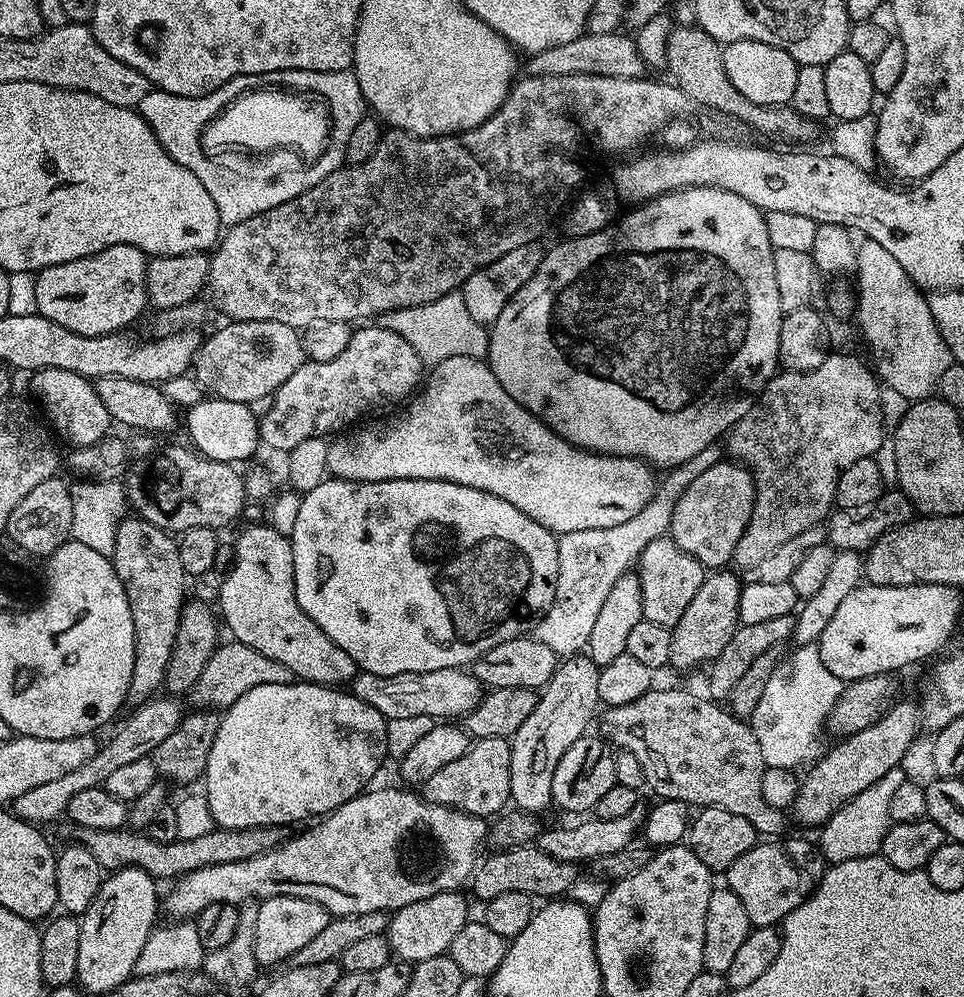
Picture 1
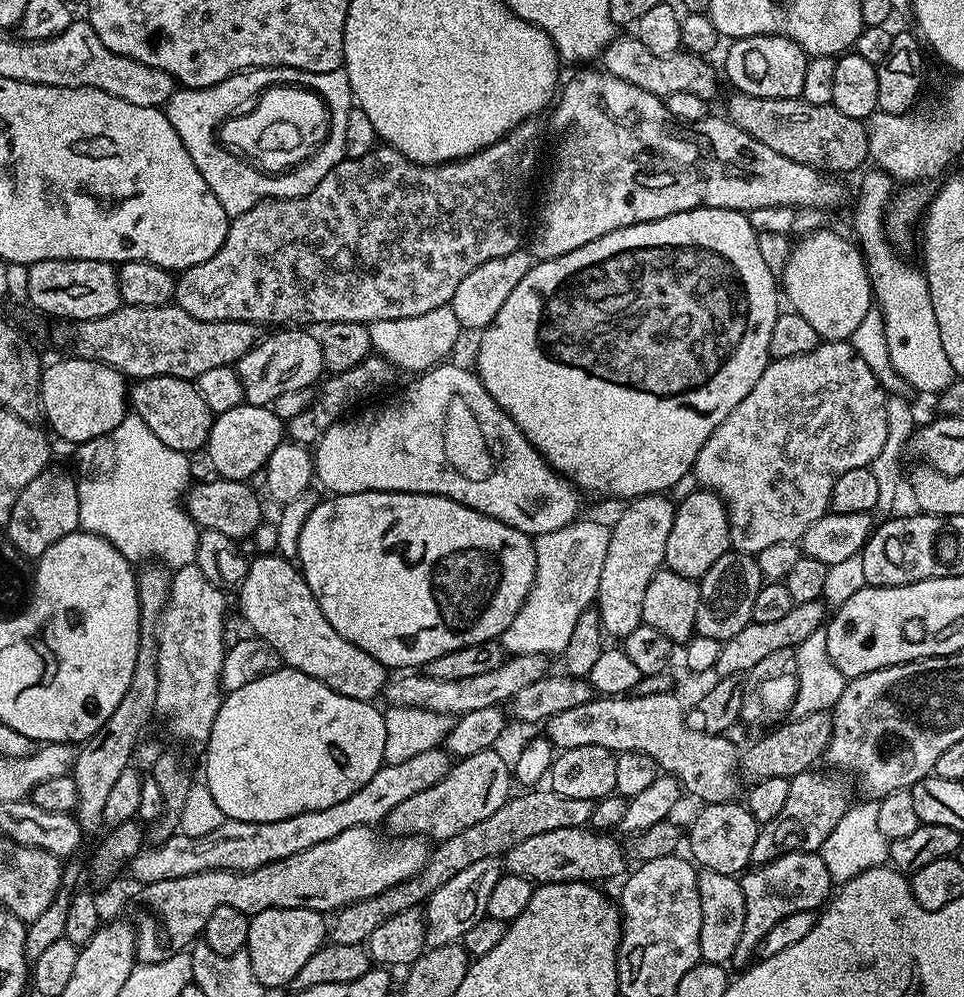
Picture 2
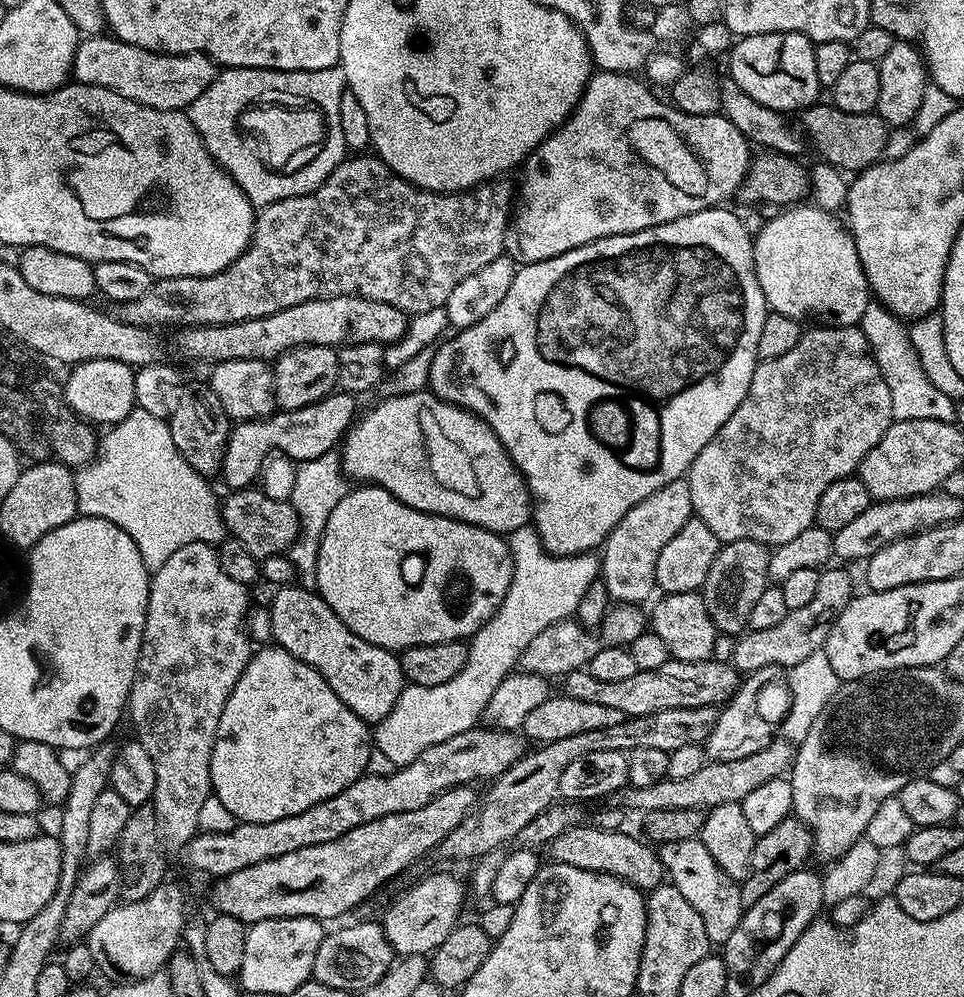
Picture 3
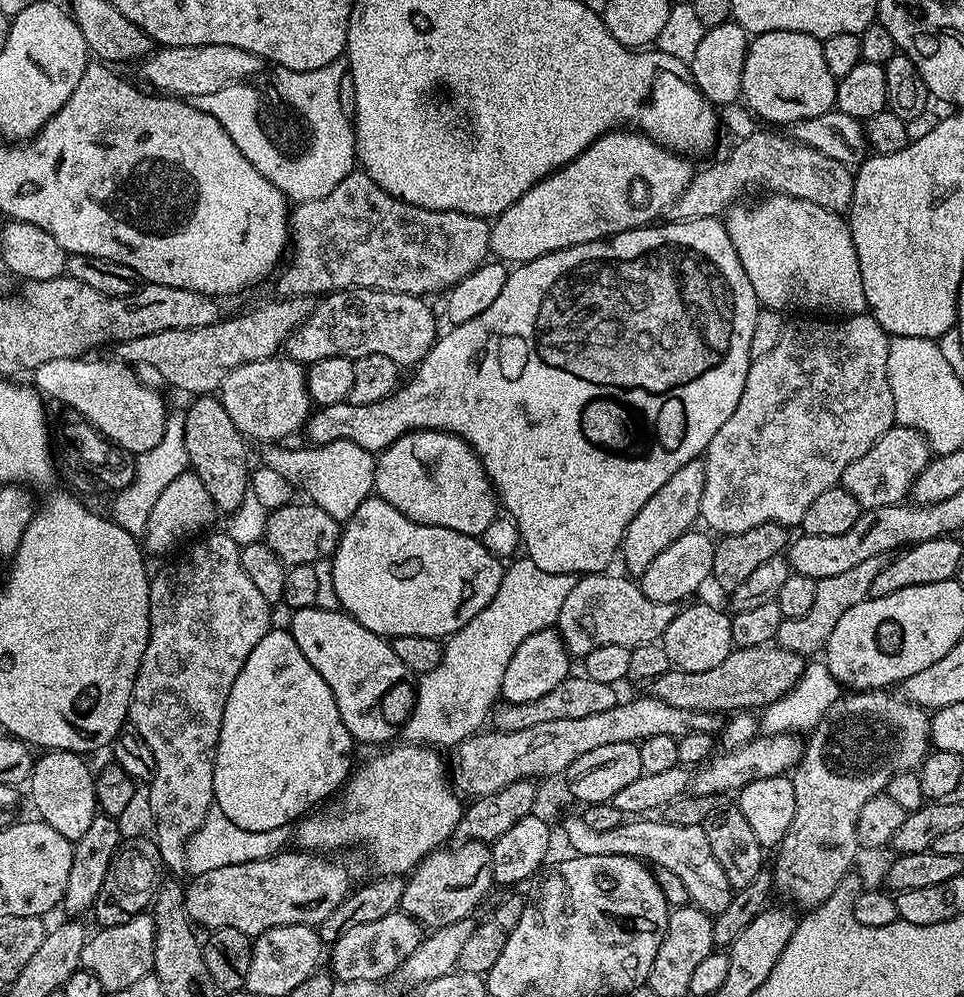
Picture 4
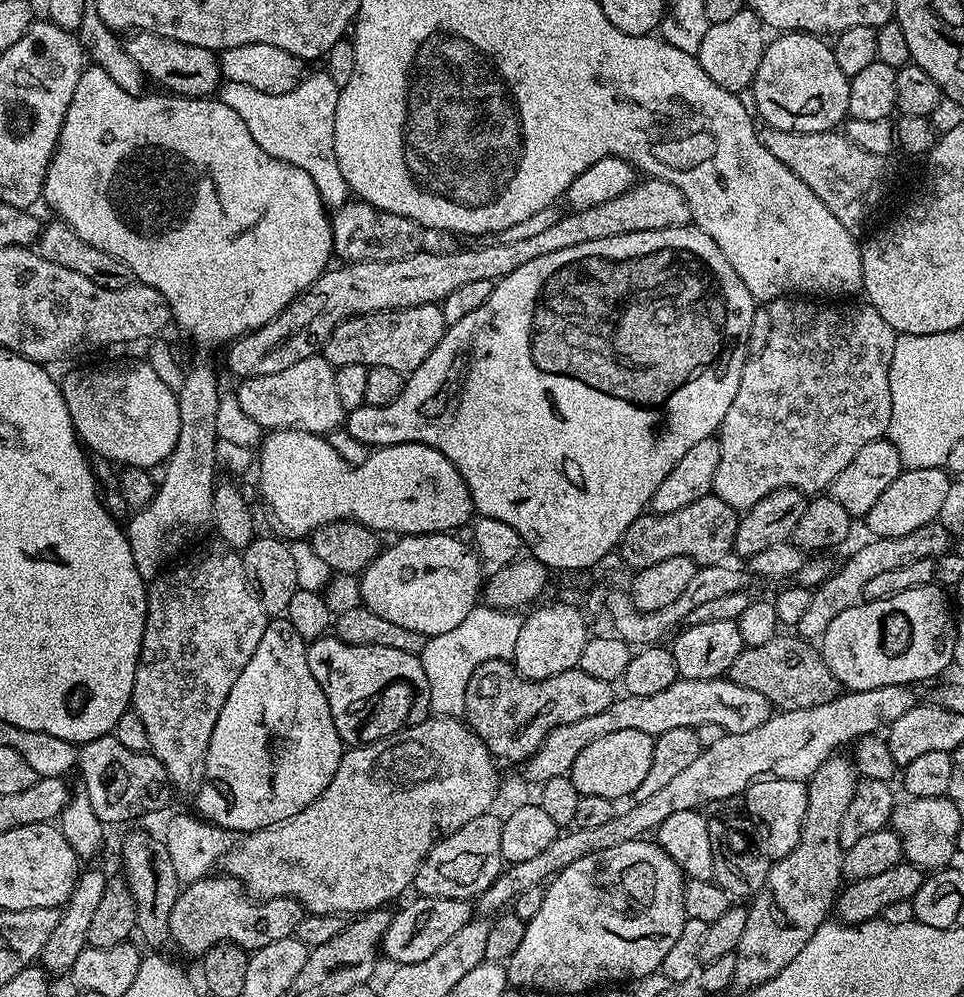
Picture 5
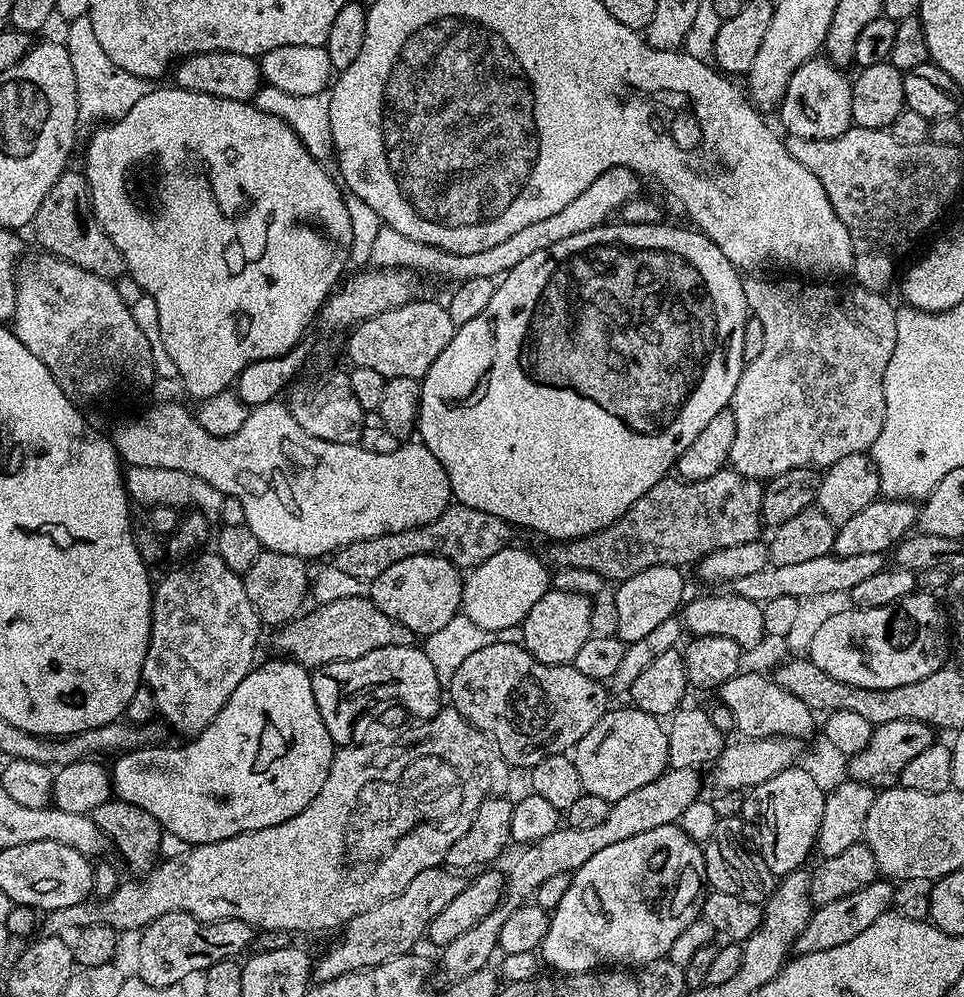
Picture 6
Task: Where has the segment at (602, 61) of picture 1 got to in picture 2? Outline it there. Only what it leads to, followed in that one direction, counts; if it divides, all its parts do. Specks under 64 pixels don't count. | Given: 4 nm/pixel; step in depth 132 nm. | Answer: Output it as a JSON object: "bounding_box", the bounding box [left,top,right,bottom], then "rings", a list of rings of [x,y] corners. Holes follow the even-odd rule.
{"bounding_box":[602,35,720,102],"rings":[[[621,35],[612,41],[602,53],[603,71],[614,74],[614,78],[622,78],[622,82],[630,82],[630,86],[638,86],[658,97],[670,94],[698,94],[698,98],[712,102],[720,92],[720,84],[716,81],[716,72],[707,64],[703,55],[679,50],[670,54],[654,54],[649,47],[631,35]]]}

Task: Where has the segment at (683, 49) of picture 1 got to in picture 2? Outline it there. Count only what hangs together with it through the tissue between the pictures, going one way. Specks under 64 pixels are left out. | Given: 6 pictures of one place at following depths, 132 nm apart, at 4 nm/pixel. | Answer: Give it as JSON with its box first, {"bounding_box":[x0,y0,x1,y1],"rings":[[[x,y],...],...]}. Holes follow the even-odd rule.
{"bounding_box":[727,91,868,174],"rings":[[[733,91],[728,100],[727,119],[746,130],[762,146],[770,146],[774,154],[790,158],[820,172],[841,174],[863,169],[868,160],[868,130],[863,120],[855,120],[832,104],[814,106],[802,98],[758,98],[745,92]]]}

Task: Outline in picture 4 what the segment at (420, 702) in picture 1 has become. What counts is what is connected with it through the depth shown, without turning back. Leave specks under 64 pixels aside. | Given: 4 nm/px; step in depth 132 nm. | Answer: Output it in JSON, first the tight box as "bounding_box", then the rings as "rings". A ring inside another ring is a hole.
{"bounding_box":[555,572,677,657],"rings":[[[594,572],[579,577],[570,590],[570,595],[566,597],[566,602],[562,602],[562,610],[558,614],[555,627],[573,657],[588,656],[590,650],[598,650],[598,646],[613,644],[634,649],[643,644],[657,643],[663,637],[666,626],[674,622],[677,605],[650,602],[650,598],[642,594],[635,579],[627,575],[608,575]]]}

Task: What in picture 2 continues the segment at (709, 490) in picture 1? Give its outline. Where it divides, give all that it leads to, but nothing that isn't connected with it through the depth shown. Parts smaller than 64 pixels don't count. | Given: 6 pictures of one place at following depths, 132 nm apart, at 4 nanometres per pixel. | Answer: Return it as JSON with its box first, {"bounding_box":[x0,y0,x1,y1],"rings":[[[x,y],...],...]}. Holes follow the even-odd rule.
{"bounding_box":[664,490,731,581],"rings":[[[697,490],[676,504],[674,526],[670,526],[670,538],[666,538],[664,567],[674,574],[682,574],[682,578],[699,581],[731,548],[730,522],[723,498],[714,492]]]}

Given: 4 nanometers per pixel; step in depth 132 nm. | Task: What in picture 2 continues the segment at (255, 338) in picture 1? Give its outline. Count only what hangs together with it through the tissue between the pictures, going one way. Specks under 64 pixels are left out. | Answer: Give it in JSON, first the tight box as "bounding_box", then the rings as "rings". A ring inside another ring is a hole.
{"bounding_box":[234,326,326,405],"rings":[[[284,326],[269,332],[272,333],[257,340],[256,345],[242,354],[242,358],[234,365],[245,401],[250,404],[275,405],[275,400],[280,400],[291,392],[300,392],[312,383],[315,385],[326,372],[322,362],[320,337],[315,331],[300,326]]]}

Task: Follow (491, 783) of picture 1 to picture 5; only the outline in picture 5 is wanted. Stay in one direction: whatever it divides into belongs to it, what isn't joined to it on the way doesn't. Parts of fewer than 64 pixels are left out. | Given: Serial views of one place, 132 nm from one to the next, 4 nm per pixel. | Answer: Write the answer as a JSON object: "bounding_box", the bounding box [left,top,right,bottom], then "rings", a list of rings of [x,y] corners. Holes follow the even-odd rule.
{"bounding_box":[170,874,306,958],"rings":[[[209,874],[181,887],[178,902],[174,902],[174,910],[170,910],[170,940],[173,945],[176,943],[188,956],[200,958],[219,944],[233,944],[251,954],[262,950],[262,946],[270,946],[270,942],[282,942],[282,938],[294,936],[298,924],[306,915],[298,901],[285,896],[258,900],[244,891],[244,886],[239,880],[227,874],[219,875]]]}

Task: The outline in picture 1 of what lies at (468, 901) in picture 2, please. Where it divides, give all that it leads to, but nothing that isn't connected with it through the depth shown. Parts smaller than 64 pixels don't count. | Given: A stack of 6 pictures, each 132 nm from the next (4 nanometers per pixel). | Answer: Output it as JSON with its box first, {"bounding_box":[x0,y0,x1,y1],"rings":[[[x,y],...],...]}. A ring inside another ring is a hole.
{"bounding_box":[385,891,469,963],"rings":[[[444,891],[432,895],[422,902],[412,902],[400,907],[389,917],[385,937],[389,951],[403,963],[416,963],[445,955],[459,930],[462,930],[469,918],[468,904],[461,891]]]}

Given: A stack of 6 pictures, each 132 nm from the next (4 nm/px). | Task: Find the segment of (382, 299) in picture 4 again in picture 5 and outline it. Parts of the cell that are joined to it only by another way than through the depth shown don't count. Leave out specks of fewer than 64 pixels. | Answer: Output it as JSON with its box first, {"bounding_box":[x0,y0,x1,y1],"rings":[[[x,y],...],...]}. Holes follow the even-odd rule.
{"bounding_box":[322,304,446,374],"rings":[[[419,304],[409,308],[395,308],[389,312],[371,312],[343,320],[330,334],[330,338],[323,346],[322,355],[332,363],[335,369],[364,364],[368,368],[387,366],[389,370],[398,370],[407,374],[418,366],[422,366],[422,362],[426,362],[426,358],[430,358],[434,346],[438,346],[438,342],[442,342],[445,331],[446,325],[440,304]]]}

